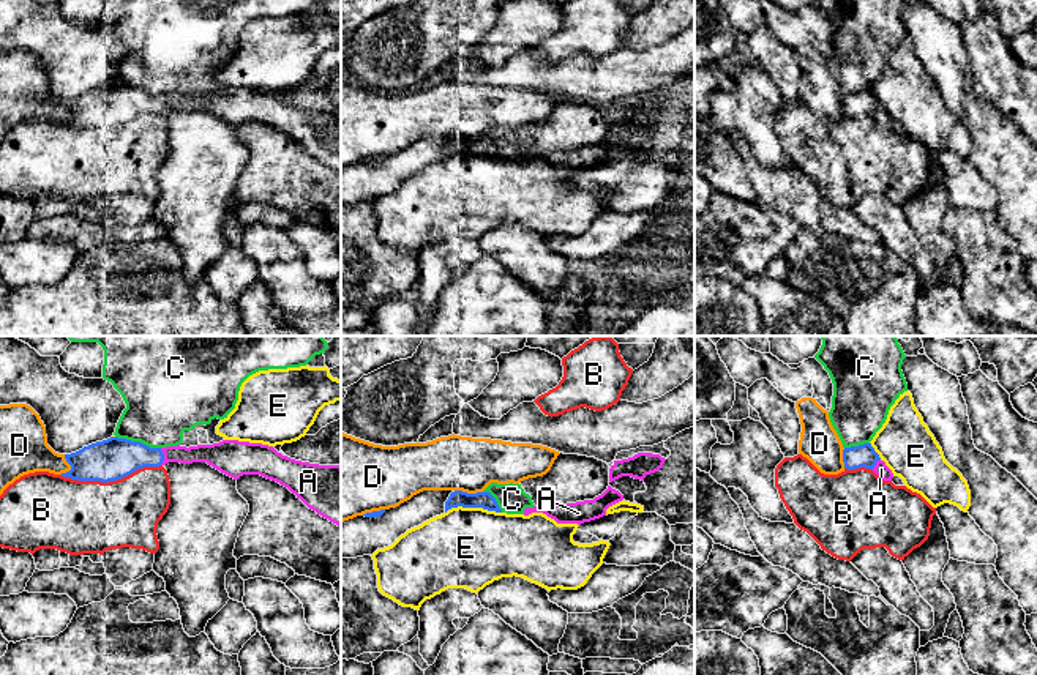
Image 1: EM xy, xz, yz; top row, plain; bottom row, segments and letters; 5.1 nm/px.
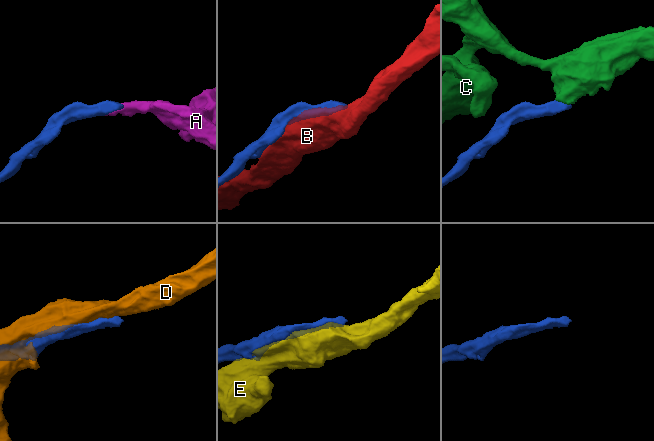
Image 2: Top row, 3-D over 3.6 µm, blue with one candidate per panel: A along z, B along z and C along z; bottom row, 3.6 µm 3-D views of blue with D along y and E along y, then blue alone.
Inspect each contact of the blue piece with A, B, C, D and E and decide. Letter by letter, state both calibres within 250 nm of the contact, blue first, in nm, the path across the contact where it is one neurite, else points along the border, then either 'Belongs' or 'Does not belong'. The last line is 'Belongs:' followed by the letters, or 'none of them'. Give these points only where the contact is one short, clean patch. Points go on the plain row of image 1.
A: Thickness 220 nm (blue) against 100 nm. Belongs
B: Thickness 220 nm (blue) against 380 nm. Does not belong
C: Thickness 220 nm (blue) against 380 nm. Boundary: xy (116, 82), (160, 95). Does not belong
D: Thickness 90 nm (blue) against 280 nm. Does not belong
E: Thickness 90 nm (blue) against 420 nm. Does not belong
Belongs: A

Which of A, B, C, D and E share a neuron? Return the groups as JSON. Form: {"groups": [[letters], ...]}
{"groups": [["A"], ["B"], ["C"], ["D"], ["E"]]}

